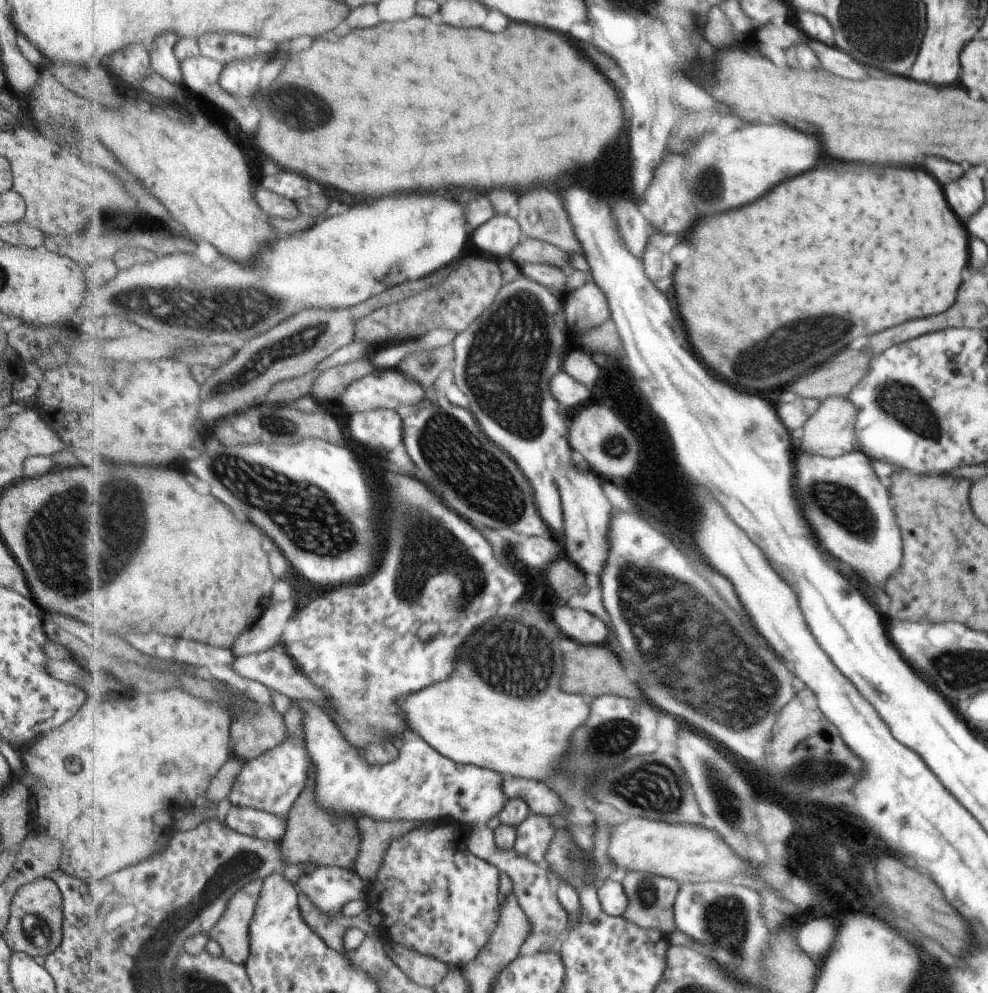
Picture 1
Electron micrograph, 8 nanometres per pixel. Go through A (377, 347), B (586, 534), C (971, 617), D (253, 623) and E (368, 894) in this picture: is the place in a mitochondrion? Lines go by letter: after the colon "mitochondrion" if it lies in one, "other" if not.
A: other
B: other
C: other
D: other
E: other

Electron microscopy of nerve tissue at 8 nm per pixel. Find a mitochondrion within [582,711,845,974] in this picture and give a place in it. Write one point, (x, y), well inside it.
(731, 917)

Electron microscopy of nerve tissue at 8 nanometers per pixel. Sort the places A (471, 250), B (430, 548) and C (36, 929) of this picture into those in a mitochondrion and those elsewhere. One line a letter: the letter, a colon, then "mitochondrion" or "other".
A: other
B: mitochondrion
C: mitochondrion

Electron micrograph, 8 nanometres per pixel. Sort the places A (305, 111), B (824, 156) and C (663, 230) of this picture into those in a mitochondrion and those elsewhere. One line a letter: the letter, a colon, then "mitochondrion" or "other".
A: mitochondrion
B: other
C: other

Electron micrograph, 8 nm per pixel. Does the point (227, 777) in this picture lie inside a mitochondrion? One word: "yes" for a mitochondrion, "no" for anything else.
no

